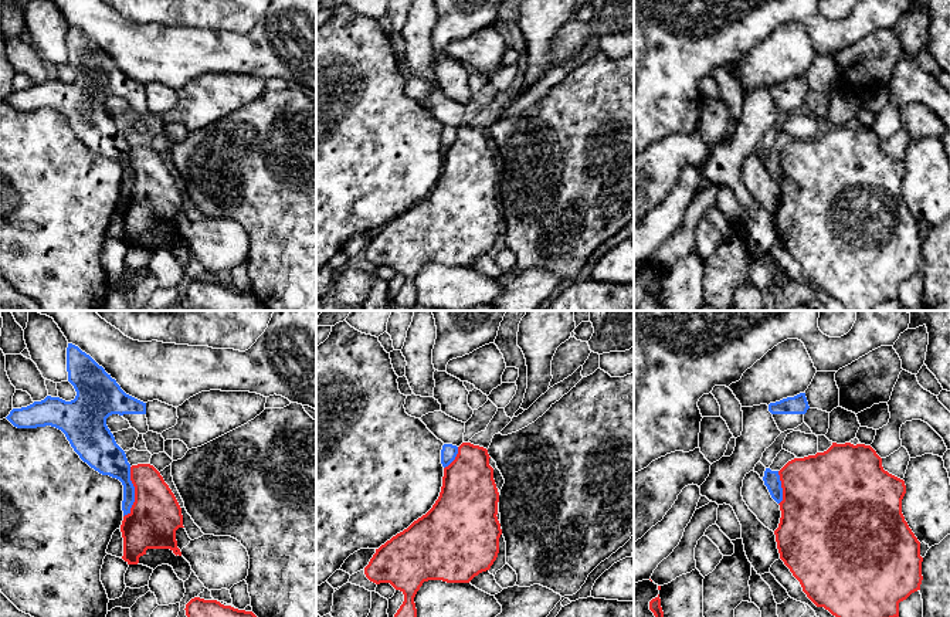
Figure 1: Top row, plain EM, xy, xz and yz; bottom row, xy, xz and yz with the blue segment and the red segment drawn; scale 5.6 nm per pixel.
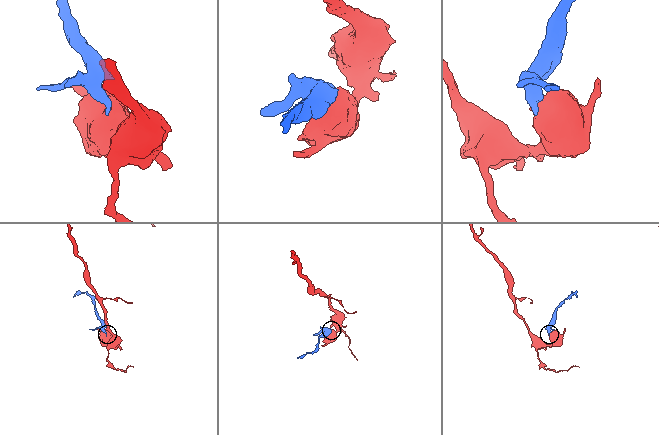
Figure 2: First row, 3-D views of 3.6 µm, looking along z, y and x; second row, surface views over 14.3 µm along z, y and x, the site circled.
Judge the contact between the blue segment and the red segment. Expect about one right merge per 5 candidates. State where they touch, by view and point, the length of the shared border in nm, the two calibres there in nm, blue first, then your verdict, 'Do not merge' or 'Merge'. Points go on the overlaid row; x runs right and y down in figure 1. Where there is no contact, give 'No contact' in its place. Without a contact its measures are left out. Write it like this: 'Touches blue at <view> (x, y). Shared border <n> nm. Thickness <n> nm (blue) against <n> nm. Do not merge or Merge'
Touches blue at xy (133, 492). Shared border 300 nm. Thickness 190 nm (blue) against 280 nm. Do not merge

